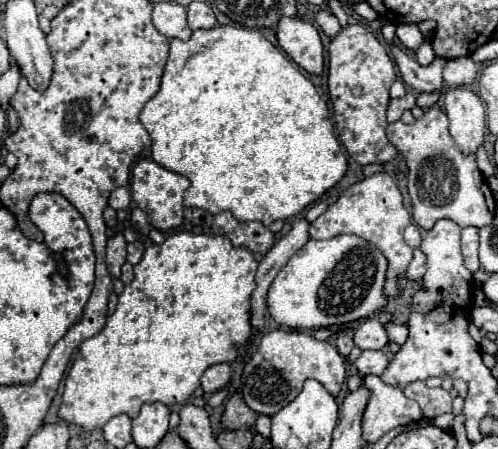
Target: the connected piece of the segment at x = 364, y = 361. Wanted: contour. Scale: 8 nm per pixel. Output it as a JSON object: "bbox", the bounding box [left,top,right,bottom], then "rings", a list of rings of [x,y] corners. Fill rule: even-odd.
{"bbox":[354,350,388,376],"rings":[[[362,350],[354,366],[358,368],[360,376],[368,376],[368,374],[380,376],[388,366],[388,356],[382,350]]]}

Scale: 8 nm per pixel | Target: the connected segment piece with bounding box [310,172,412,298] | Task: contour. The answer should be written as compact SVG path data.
M386 172L380 174L372 174L356 184L352 184L350 188L346 188L338 202L334 202L322 216L318 216L312 224L310 224L310 238L318 238L318 240L326 240L338 234L356 234L364 240L368 240L370 244L378 246L384 256L388 258L388 272L386 272L386 284L384 284L384 292L386 296L394 298L400 294L398 288L398 278L406 274L406 268L412 260L412 248L404 242L404 228L410 224L410 214L402 204L402 194L394 182L392 176L388 176Z

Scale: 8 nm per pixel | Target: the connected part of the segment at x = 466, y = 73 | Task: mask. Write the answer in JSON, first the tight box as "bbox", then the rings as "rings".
{"bbox":[444,56,476,88],"rings":[[[468,56],[464,58],[454,58],[454,60],[448,60],[446,62],[446,68],[444,68],[444,82],[450,86],[450,88],[456,88],[456,86],[470,86],[476,78],[476,62]]]}

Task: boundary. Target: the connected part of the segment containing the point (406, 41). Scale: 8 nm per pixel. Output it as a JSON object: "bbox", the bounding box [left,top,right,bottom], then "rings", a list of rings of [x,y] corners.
{"bbox":[396,24,424,50],"rings":[[[398,24],[396,26],[396,36],[410,50],[418,50],[418,46],[424,42],[424,38],[422,38],[416,24]]]}

